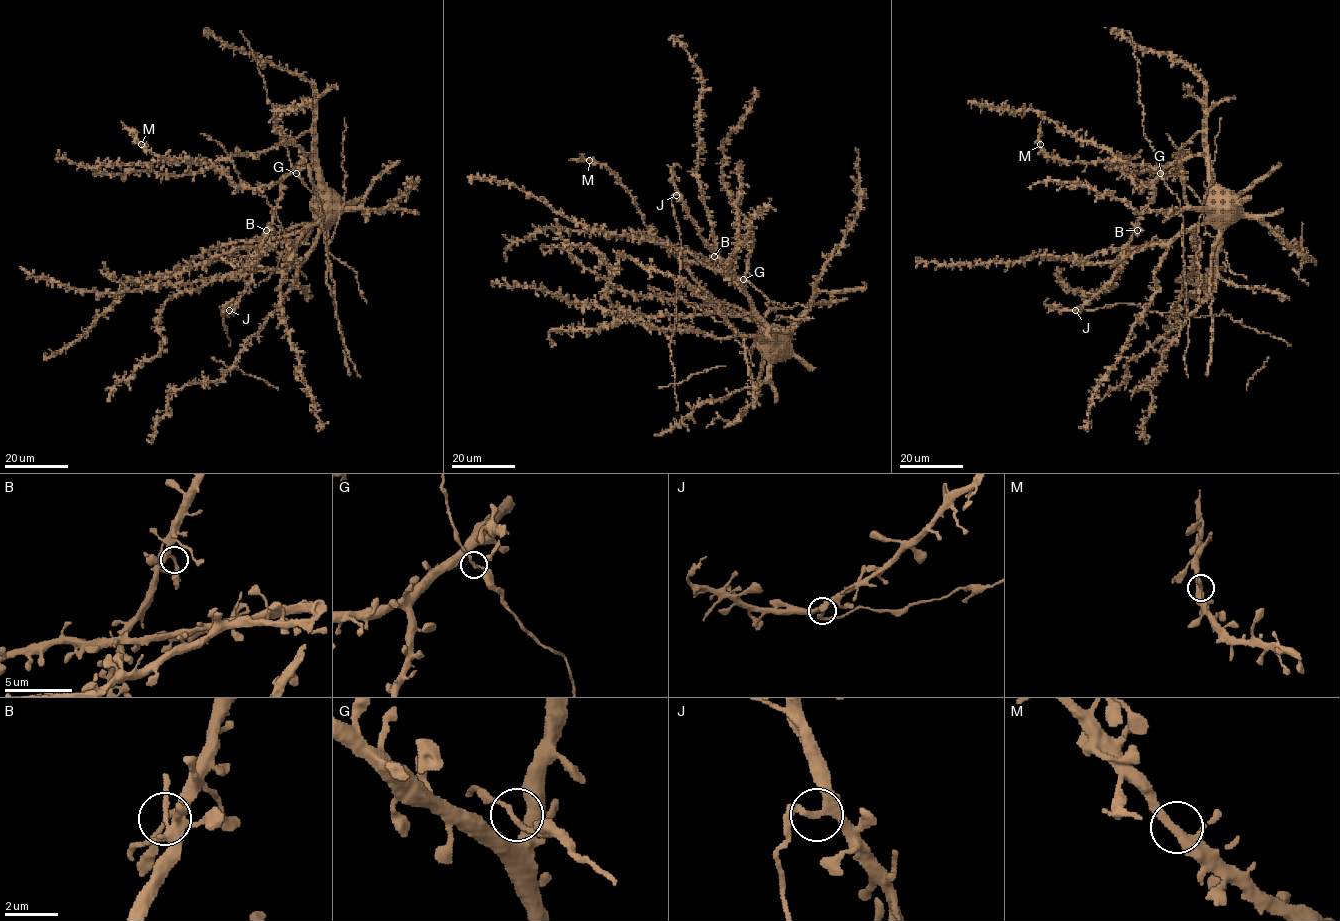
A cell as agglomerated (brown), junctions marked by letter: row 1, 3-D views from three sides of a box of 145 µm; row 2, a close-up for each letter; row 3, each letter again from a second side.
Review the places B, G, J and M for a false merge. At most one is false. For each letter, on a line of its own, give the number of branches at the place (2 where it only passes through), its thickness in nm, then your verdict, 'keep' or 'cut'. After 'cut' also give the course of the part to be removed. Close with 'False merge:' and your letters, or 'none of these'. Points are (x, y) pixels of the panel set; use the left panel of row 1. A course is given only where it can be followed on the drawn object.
B: 3 | 240 nm | keep
G: 3 | 150 nm | keep
J: 3 | 240 nm | cut | (228, 311), (224, 311), (234, 303), (233, 313), (229, 312), (228, 317), (222, 314), (229, 345)
M: 3 | 280 nm | keep
False merge: J

